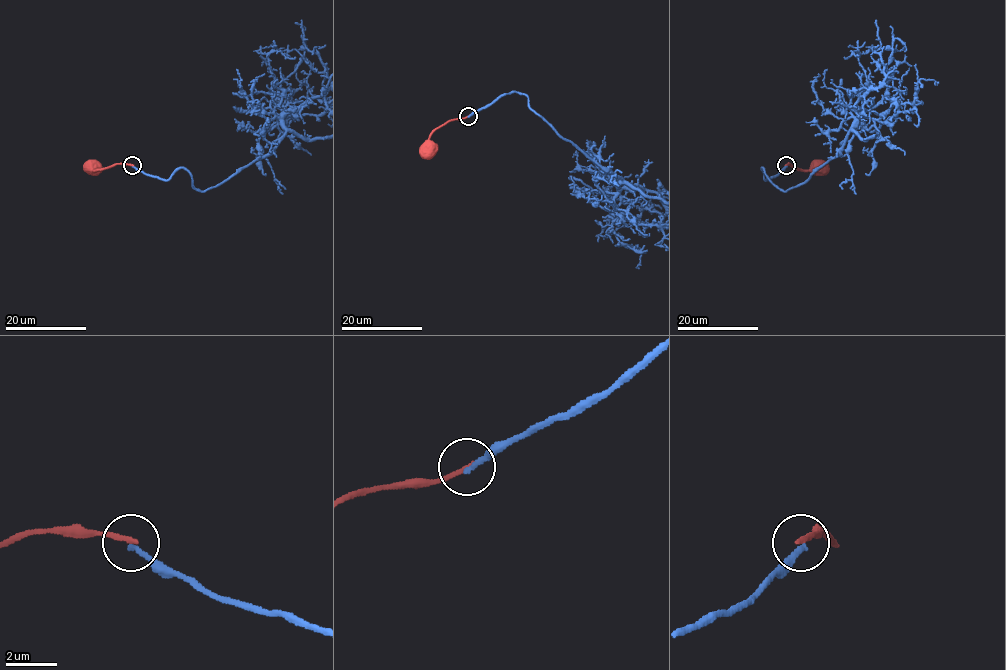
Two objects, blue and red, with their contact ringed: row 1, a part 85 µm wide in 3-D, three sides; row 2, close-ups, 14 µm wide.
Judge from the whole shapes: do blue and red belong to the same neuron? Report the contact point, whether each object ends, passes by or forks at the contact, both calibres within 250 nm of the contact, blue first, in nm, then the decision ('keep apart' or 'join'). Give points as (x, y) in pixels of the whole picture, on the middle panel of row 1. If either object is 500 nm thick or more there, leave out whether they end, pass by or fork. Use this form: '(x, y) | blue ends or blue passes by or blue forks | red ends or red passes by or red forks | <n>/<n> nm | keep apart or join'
(468, 116) | blue ends | red ends | 200/200 nm | keep apart

